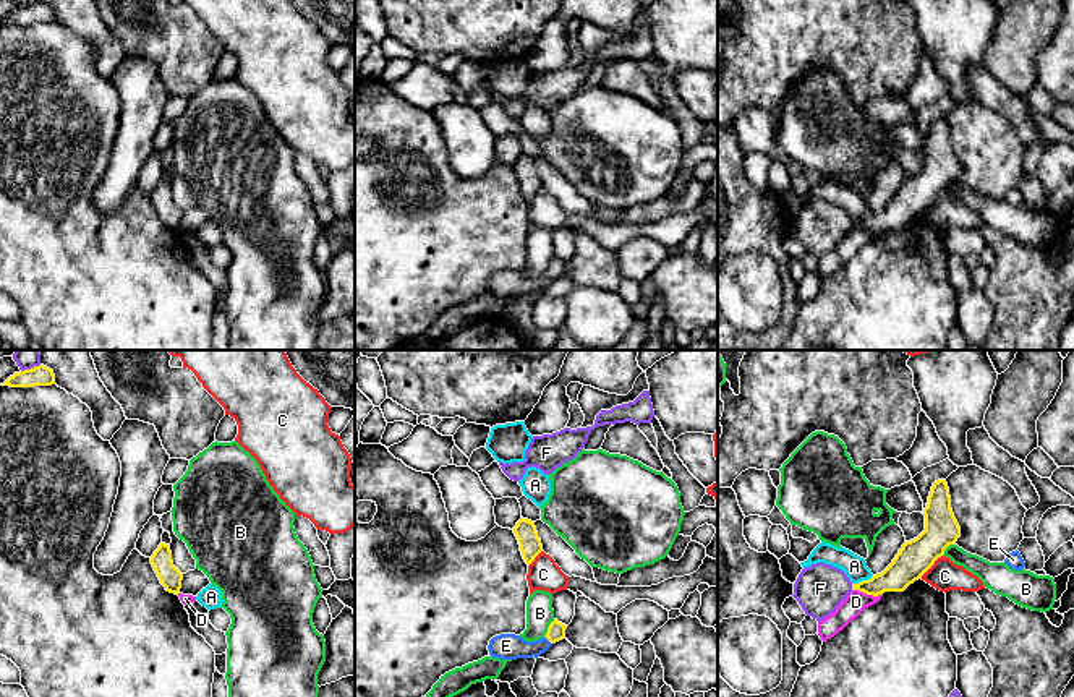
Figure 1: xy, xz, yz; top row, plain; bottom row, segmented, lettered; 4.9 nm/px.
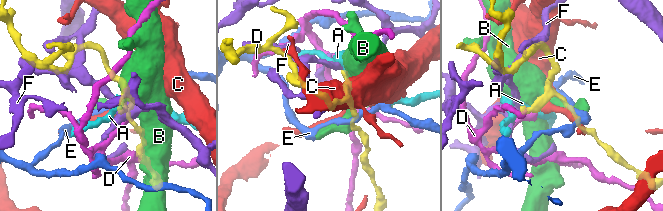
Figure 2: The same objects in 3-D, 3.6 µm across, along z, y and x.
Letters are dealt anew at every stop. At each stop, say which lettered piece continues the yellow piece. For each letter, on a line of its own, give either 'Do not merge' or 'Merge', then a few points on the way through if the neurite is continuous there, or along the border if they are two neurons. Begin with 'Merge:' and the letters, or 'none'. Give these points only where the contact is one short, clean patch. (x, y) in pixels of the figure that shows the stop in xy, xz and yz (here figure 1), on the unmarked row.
Merge: none
A: Do not merge. Boundary: yz (872, 211), (852, 221)
B: Do not merge
C: Do not merge. Boundary: yz (941, 192), (920, 214)
D: Do not merge. Boundary: yz (852, 226), (873, 232), (882, 230)
E: Do not merge. Boundary: xz (545, 273), (551, 281)
F: Do not merge

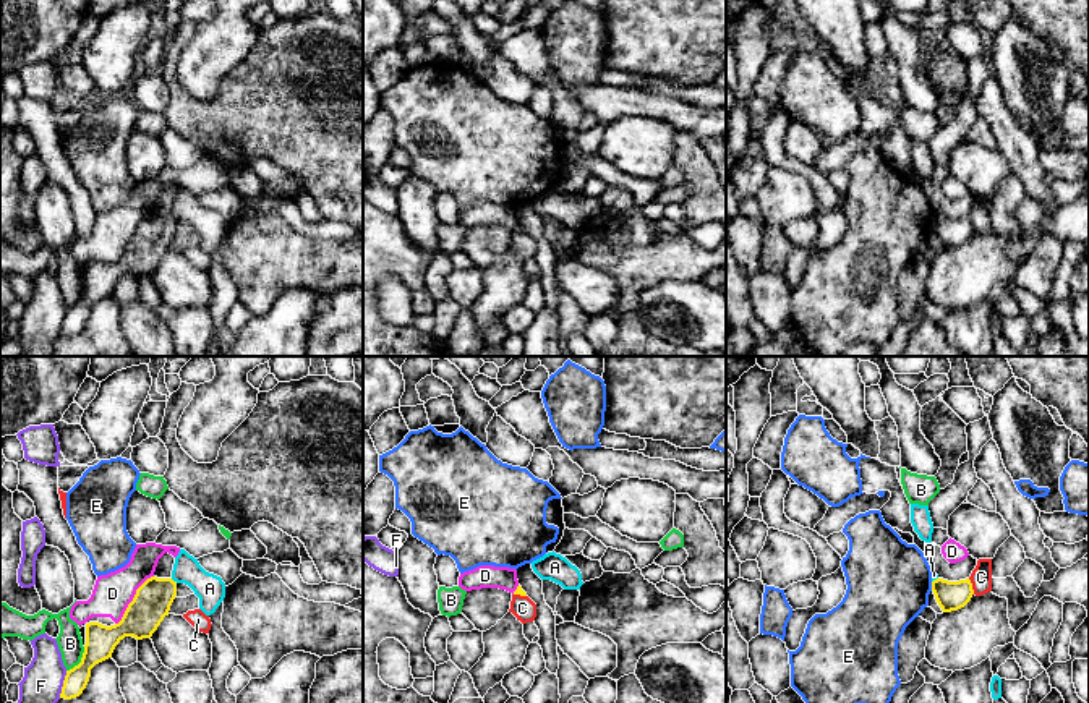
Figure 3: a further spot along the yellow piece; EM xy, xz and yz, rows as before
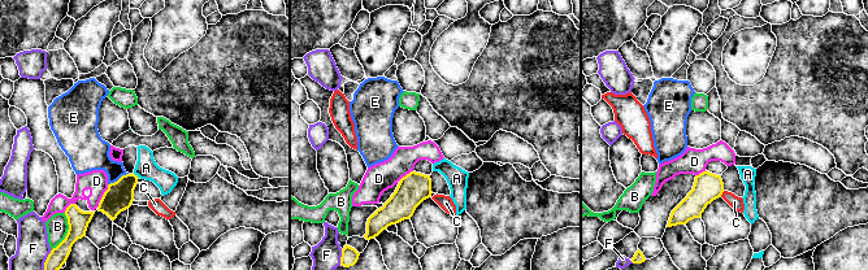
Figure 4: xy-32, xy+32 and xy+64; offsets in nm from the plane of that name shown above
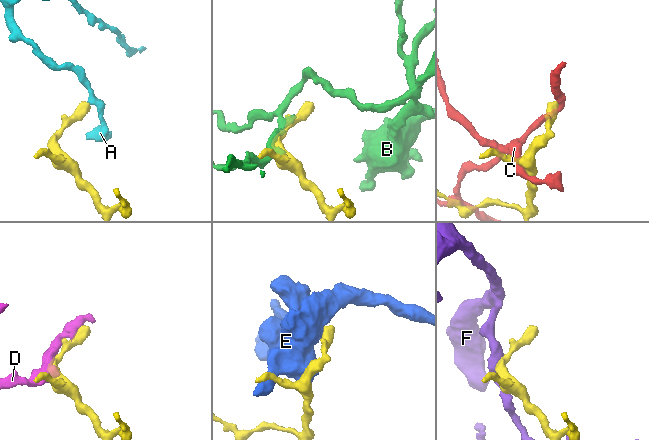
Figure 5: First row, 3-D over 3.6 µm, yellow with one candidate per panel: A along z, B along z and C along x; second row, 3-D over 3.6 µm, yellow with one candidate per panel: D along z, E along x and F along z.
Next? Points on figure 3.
Merge: none
A: Do not merge. Boundary: xy (170, 216), (177, 219)
B: Do not merge
C: Do not merge
D: Do not merge
E: Do not merge
F: Do not merge. Boundary: xy (67, 308), (59, 334)

